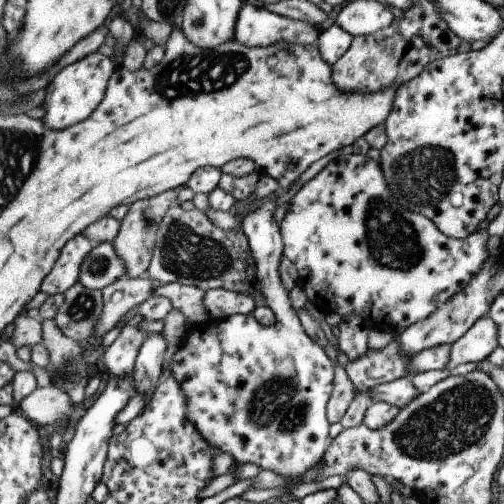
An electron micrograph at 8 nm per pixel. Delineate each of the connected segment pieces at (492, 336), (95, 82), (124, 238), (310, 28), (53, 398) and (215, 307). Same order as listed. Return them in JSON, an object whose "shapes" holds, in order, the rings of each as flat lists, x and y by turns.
{"shapes":[[[489,316,475,320,475,324,450,344,449,360,445,364,452,371,455,366,463,363,477,363,497,348,497,326]],[[94,52,87,58,63,68,46,88,47,94,45,94,45,102,42,107,45,115,42,119,47,128,59,130,59,128,71,128,77,122,85,122,106,98,111,77,118,67,119,65,111,57,101,54,101,52]],[[173,189,161,196,140,200,130,206,127,216,121,221,121,230,113,242,119,258,127,266,127,277,136,279,140,274,149,270,153,254,155,254,155,242,157,242,157,232,159,232,161,222,169,209,177,204,179,204,179,190]],[[243,5,235,39,255,48,286,42,309,46,317,43,319,33,318,25,278,15,264,6]],[[50,384,37,388,31,396,21,402,18,409,38,427,51,424,65,425,73,417,78,417,86,403,73,404,69,394]],[[211,288,205,294,205,310,216,321,233,315,251,315,257,306,253,294,223,288]]]}

